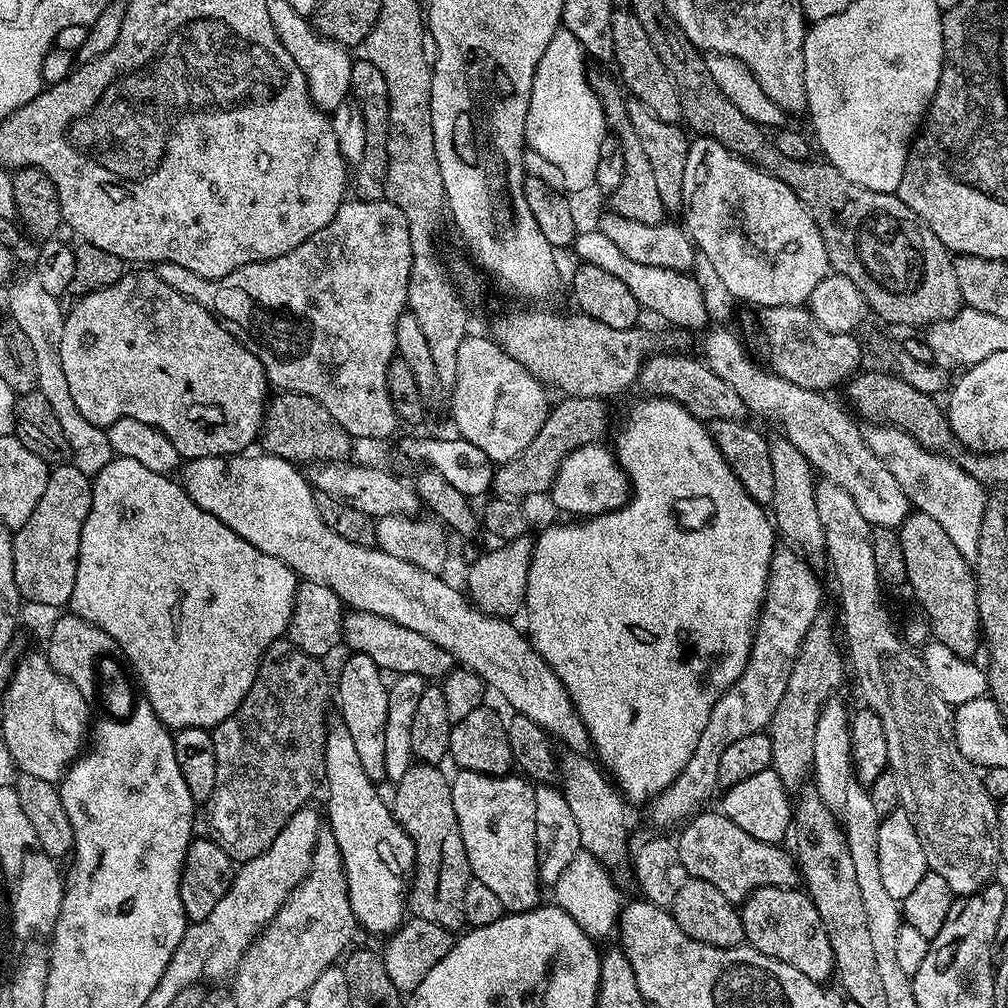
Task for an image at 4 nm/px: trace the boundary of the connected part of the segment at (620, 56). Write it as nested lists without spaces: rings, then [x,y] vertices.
[[[613,11],[614,26],[614,65],[620,71],[620,80],[629,88],[631,99],[642,102],[650,114],[662,118],[662,122],[680,124],[682,120],[682,102],[678,98],[678,90],[674,86],[674,78],[662,66],[662,58],[658,58],[658,50],[654,50],[654,42],[650,42],[650,34],[642,26],[640,17],[635,11]]]

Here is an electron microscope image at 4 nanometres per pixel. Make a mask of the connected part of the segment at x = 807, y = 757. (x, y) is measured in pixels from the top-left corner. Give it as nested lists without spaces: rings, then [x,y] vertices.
[[[821,614],[806,630],[806,638],[802,638],[802,646],[798,650],[798,658],[790,670],[790,678],[786,682],[786,694],[782,694],[782,702],[772,715],[770,735],[772,738],[771,768],[782,778],[782,782],[790,790],[801,787],[804,779],[809,779],[813,767],[814,734],[818,726],[820,711],[824,704],[837,691],[840,675],[846,672],[846,664],[840,661],[840,652],[836,649],[836,640],[832,637],[832,628],[828,625],[827,615]]]

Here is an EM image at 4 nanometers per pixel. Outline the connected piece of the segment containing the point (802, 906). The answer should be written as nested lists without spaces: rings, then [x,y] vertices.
[[[791,887],[759,888],[756,892],[751,892],[740,908],[745,941],[762,954],[766,954],[770,958],[778,958],[782,962],[786,962],[786,966],[794,966],[794,970],[802,970],[802,974],[806,974],[811,980],[828,982],[828,979],[833,979],[836,967],[836,955],[832,952],[828,931],[811,896],[807,891],[796,891],[795,887]]]

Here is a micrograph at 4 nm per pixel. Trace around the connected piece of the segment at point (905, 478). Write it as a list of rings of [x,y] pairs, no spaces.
[[[877,423],[866,432],[868,446],[874,454],[894,474],[900,489],[908,496],[909,503],[918,509],[923,515],[934,518],[946,534],[950,534],[950,542],[958,546],[958,550],[963,556],[971,557],[978,546],[978,534],[982,525],[983,511],[986,510],[989,493],[985,486],[979,484],[974,478],[960,468],[955,459],[947,460],[947,455],[937,454],[935,451],[924,448],[908,432],[904,432],[900,427],[895,427],[889,423]]]

